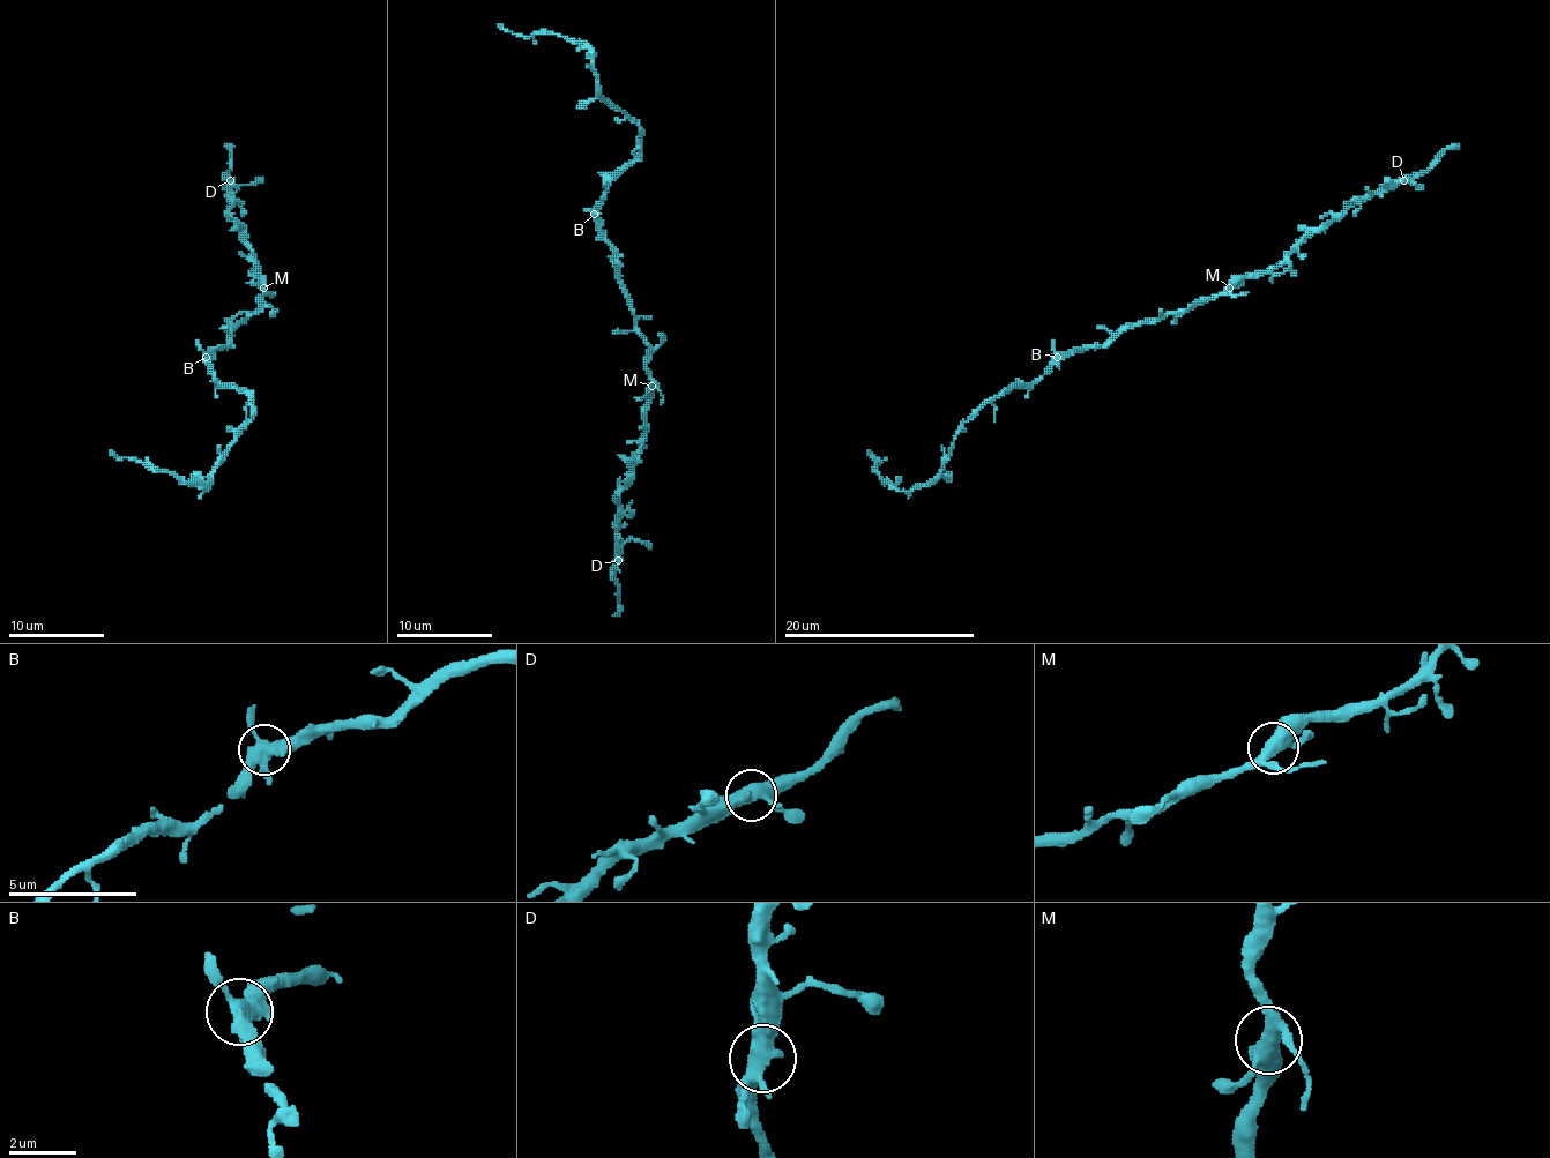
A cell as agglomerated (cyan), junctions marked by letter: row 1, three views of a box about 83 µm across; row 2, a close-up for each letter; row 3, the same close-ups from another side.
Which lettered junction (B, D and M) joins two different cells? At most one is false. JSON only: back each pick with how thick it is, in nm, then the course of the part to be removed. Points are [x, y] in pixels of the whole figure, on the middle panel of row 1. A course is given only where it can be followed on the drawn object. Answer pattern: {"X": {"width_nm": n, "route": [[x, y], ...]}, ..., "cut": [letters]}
{"cut": []}

